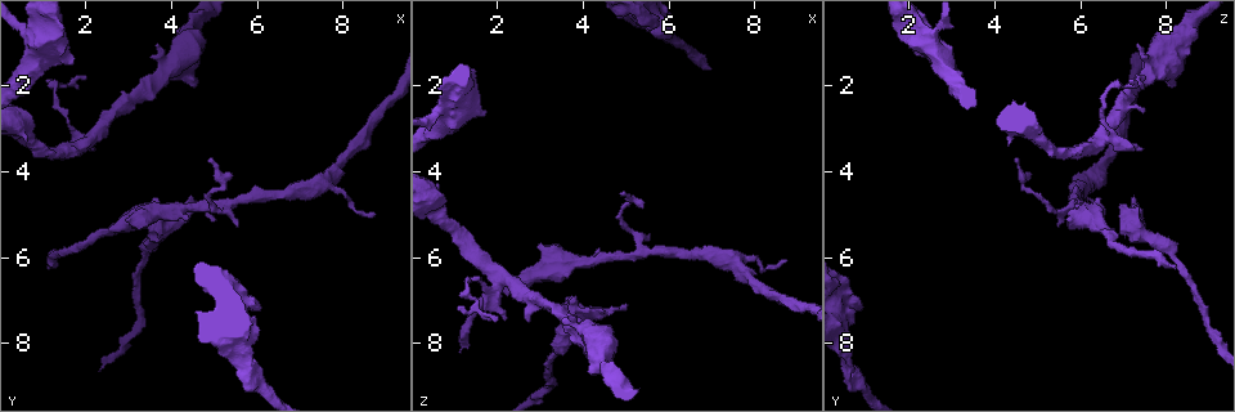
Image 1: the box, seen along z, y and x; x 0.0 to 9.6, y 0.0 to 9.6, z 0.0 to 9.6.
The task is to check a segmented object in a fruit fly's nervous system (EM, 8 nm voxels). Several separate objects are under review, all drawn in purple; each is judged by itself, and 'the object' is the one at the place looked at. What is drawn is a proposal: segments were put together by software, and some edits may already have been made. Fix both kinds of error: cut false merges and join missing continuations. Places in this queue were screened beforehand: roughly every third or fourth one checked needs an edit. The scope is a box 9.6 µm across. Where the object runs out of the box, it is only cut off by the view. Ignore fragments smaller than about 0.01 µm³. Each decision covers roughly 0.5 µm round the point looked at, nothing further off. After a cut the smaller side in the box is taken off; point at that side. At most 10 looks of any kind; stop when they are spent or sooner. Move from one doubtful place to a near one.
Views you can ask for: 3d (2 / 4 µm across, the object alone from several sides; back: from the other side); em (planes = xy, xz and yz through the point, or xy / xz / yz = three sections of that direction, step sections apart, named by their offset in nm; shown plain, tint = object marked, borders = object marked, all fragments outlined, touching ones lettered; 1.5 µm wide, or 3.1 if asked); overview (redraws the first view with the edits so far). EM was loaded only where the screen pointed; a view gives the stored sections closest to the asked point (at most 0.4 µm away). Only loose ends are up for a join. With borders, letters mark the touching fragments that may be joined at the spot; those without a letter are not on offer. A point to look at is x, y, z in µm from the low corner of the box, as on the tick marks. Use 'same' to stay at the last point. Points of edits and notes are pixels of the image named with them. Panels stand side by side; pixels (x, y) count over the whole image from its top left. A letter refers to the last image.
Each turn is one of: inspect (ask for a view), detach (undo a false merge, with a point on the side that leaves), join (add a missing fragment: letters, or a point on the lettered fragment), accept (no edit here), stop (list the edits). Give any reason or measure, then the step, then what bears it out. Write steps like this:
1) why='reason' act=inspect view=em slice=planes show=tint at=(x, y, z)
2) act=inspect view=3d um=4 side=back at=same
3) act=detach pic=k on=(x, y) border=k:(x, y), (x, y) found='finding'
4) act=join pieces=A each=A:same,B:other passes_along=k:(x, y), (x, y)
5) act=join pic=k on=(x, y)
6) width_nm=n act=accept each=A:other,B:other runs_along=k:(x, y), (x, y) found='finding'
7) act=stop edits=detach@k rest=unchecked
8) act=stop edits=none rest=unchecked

why='free end' act=inspect view=em slice=planes show=borders at=(2.95, 5.10, 5.75)

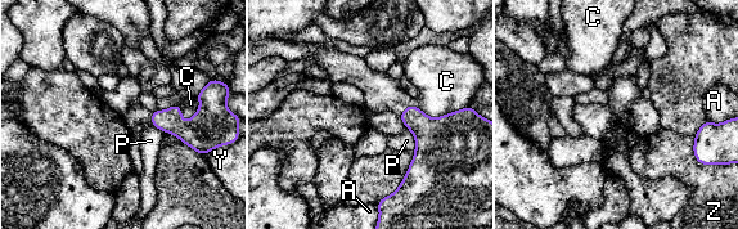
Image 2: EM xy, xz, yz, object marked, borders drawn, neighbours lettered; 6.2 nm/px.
act=accept each=A:other,C:other,P:other,Y:other,Z:other border=2:(408, 130), (414, 137), (414, 151) found='no lettered fragment goes on from it'

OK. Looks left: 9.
act=inspect view=3d um=4 at=(1.15, 6.30, 8.25)

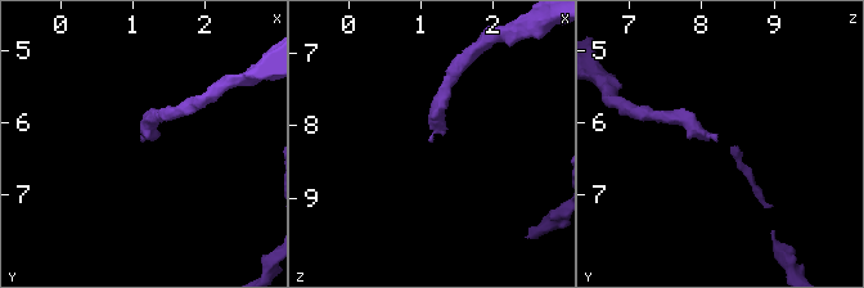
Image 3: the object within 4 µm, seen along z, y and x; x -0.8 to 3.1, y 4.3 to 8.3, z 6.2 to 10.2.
act=inspect view=em slice=xy step=8 show=tint at=(1.10, 6.25, 8.20)

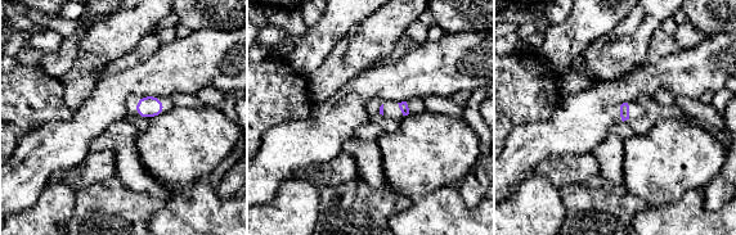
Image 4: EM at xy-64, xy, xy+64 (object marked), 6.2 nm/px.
why='cut it another way' act=inspect view=em slice=planes show=borders at=same

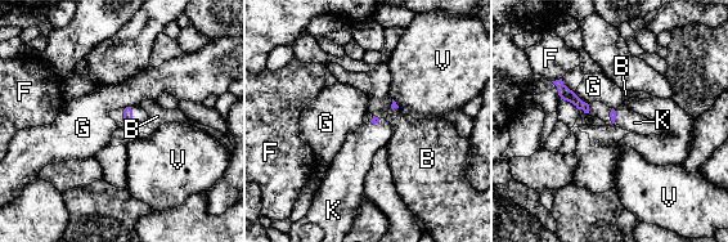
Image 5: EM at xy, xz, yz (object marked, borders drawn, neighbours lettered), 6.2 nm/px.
act=join pieces=K each=B:other,F:other,G:other,K:same,V:other passes_along=5:(127, 112), (131, 115), (139, 115) found='the neuron continues'

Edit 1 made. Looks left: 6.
act=inspect view=overview

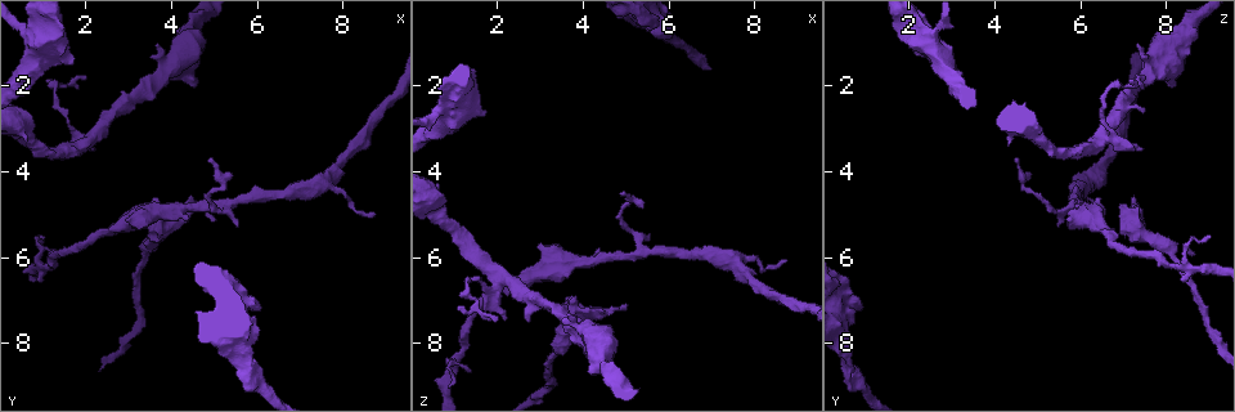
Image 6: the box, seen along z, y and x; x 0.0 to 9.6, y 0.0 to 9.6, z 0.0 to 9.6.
why='branch stops here' act=inspect view=em slice=planes show=borders at=(5.95, 7.15, 0.95)

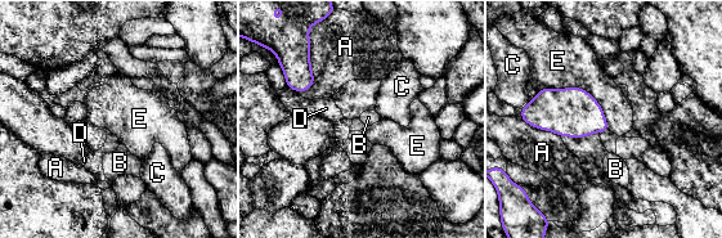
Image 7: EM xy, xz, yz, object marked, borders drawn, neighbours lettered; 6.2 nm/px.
width_nm=220 act=accept each=A:other,B:other,C:other,D:other,E:other border=7:(532, 98), (583, 88), (609, 129) found='no lettered fragment goes on from it'

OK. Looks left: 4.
why='an open end' act=inspect view=em slice=yz step=4 show=tint at=(1.70, 1.45, 2.65)

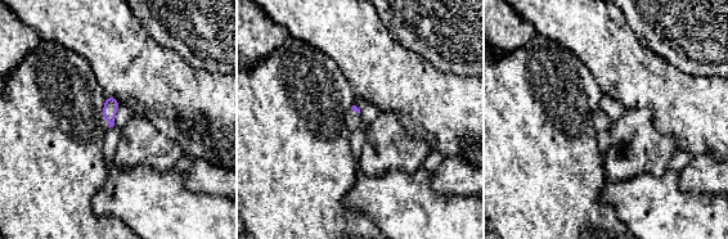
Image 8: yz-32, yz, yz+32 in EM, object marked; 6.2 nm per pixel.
act=inspect view=em slice=planes show=borders at=same

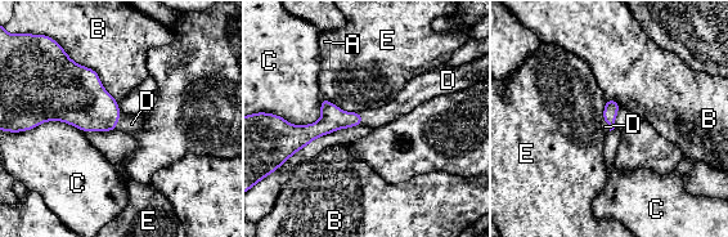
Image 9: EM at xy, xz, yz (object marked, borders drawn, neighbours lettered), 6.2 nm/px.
act=join pieces=D each=A:other,B:other,C:other,D:same,E:other found='the neuron continues'

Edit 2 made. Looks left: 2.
act=stop edits=join@5,join@9 rest=unchecked

